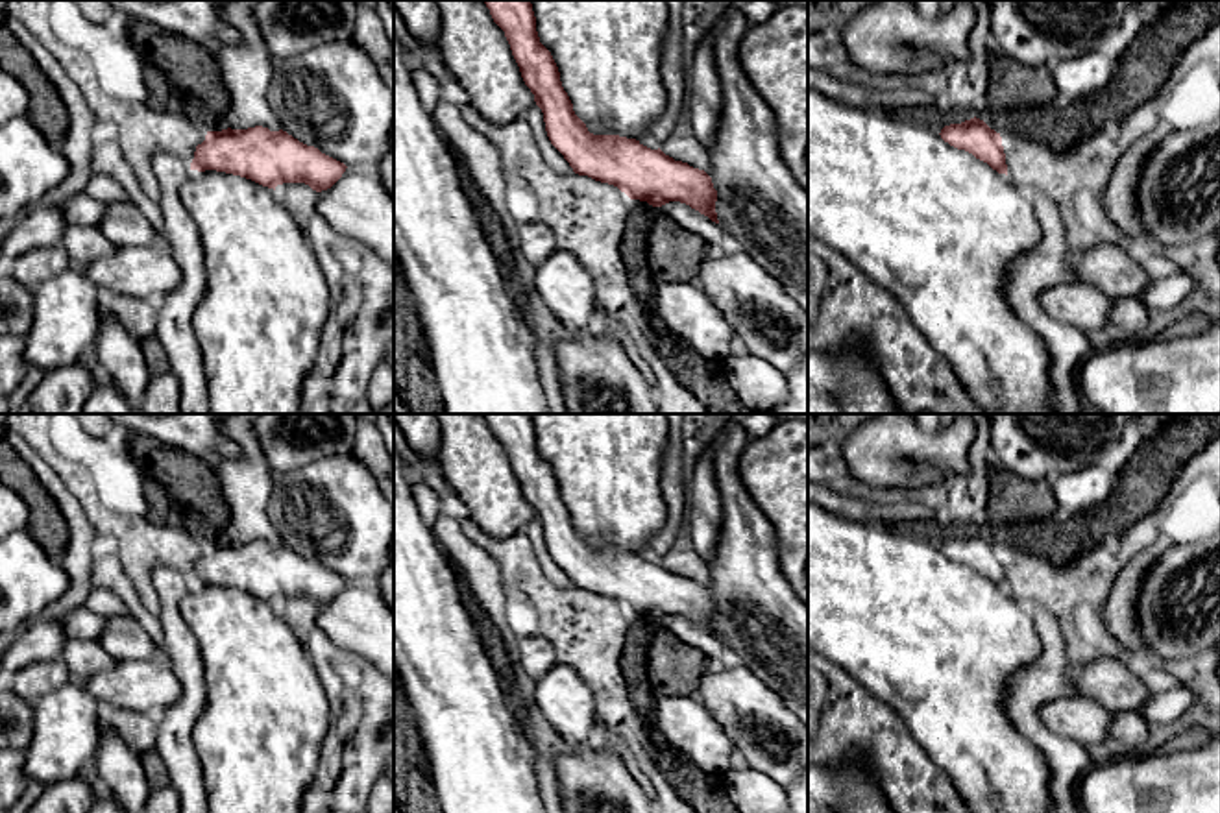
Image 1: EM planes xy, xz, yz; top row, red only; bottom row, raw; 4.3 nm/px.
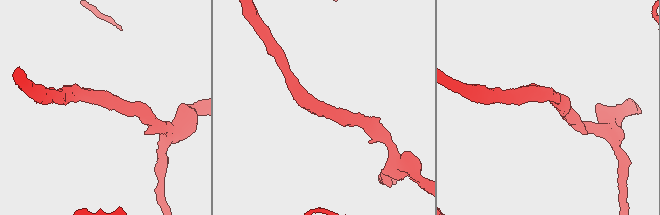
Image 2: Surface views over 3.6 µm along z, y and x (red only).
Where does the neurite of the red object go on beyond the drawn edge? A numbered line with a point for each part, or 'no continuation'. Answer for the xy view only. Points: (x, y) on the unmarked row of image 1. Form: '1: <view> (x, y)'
no continuation

